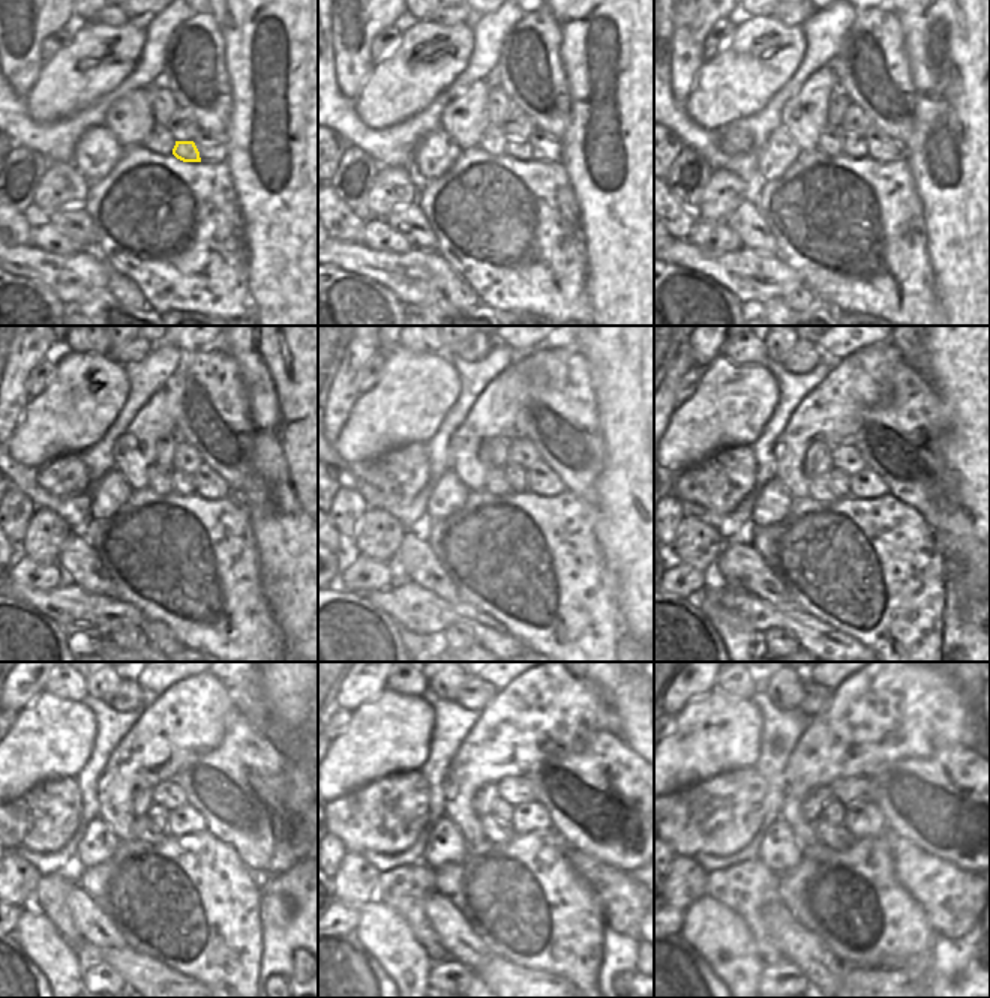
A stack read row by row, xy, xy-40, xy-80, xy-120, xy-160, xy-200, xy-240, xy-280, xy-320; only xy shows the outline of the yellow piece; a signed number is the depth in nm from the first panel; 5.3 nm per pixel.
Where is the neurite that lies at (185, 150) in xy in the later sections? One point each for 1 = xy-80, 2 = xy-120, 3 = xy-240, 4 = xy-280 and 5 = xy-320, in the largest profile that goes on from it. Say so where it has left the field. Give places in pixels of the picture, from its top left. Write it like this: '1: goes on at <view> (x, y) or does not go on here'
1: goes on at xy-80 (855, 147)
2: goes on at xy-120 (182, 482)
3: goes on at xy-240 (162, 815)
4: goes on at xy-280 (501, 811)
5: goes on at xy-320 (833, 812)

